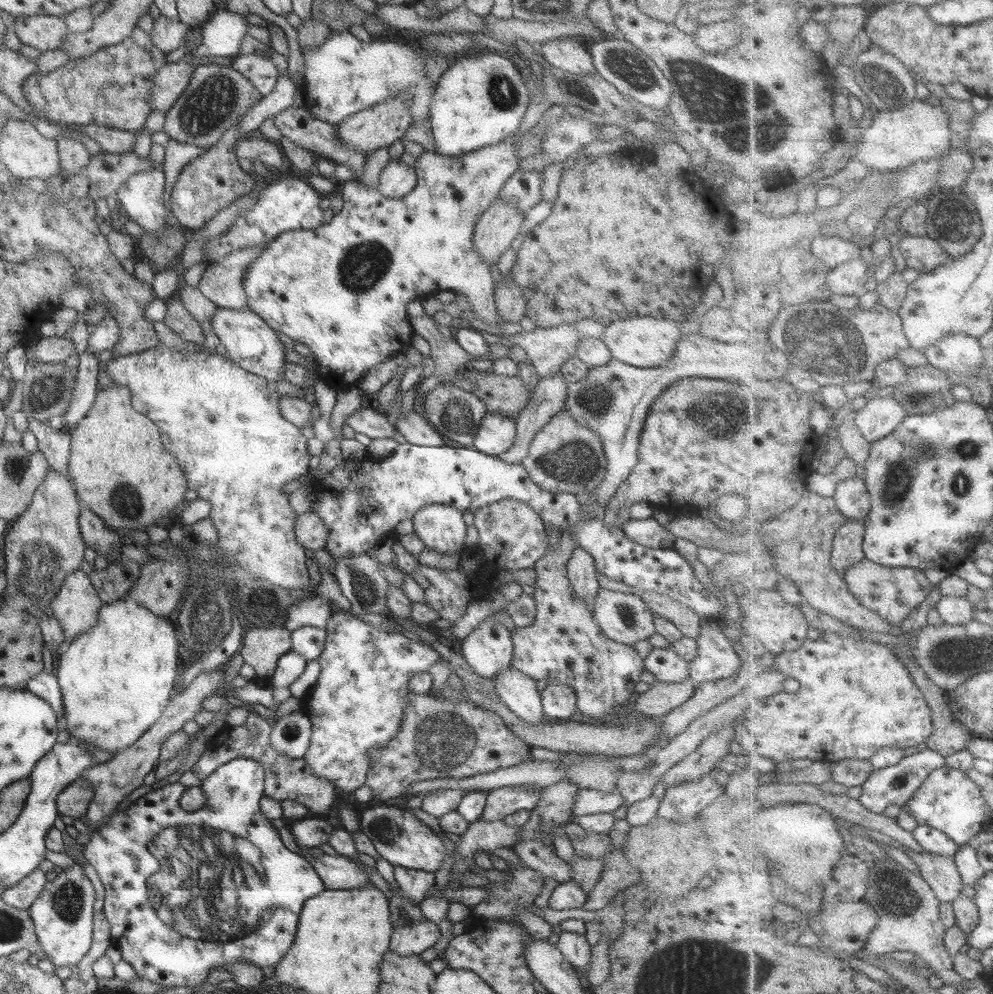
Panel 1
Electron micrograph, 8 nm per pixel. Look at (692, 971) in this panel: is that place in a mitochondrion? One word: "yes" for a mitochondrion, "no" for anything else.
yes

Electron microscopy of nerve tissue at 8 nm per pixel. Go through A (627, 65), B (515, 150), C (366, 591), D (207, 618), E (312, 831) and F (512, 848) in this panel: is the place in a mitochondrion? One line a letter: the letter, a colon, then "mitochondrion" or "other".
A: mitochondrion
B: other
C: mitochondrion
D: mitochondrion
E: other
F: other

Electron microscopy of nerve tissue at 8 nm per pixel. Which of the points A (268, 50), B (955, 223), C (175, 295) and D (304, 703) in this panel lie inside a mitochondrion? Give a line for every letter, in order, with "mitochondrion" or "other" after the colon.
A: other
B: mitochondrion
C: other
D: other

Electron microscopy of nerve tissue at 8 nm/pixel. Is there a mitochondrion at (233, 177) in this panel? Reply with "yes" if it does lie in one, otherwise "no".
no

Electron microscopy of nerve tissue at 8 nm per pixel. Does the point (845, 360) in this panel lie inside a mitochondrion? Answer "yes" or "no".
yes

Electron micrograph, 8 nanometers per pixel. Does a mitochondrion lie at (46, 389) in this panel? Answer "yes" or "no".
yes

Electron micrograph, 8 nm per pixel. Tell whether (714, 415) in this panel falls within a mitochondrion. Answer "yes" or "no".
yes

